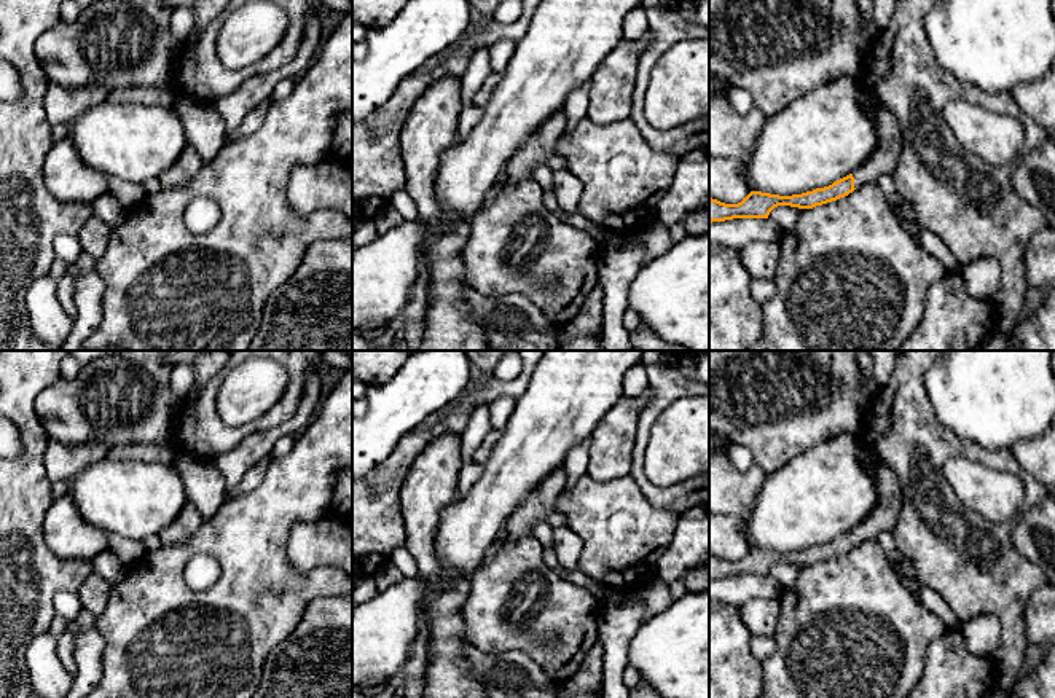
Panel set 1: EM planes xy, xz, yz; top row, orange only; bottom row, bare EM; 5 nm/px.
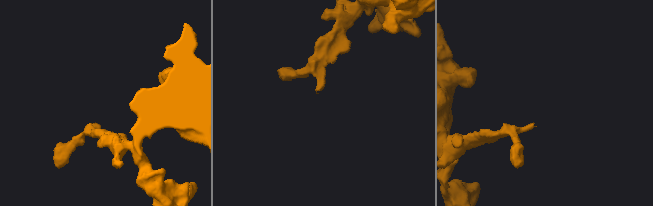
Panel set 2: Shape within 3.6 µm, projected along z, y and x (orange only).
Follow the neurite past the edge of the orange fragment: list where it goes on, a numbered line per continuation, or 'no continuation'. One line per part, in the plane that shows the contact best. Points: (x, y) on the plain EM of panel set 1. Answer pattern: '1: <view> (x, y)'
1: yz (883, 517)

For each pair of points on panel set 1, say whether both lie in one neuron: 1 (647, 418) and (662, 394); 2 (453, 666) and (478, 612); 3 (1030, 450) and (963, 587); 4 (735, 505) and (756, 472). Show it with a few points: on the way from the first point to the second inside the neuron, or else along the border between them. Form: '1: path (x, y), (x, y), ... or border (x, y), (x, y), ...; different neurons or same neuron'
1: path (651, 411), (660, 400); same neuron
2: border (466, 599), (462, 622), (467, 639); different neurons
3: border (1009, 450), (1023, 469); different neurons
4: path (735, 498), (751, 480); same neuron

